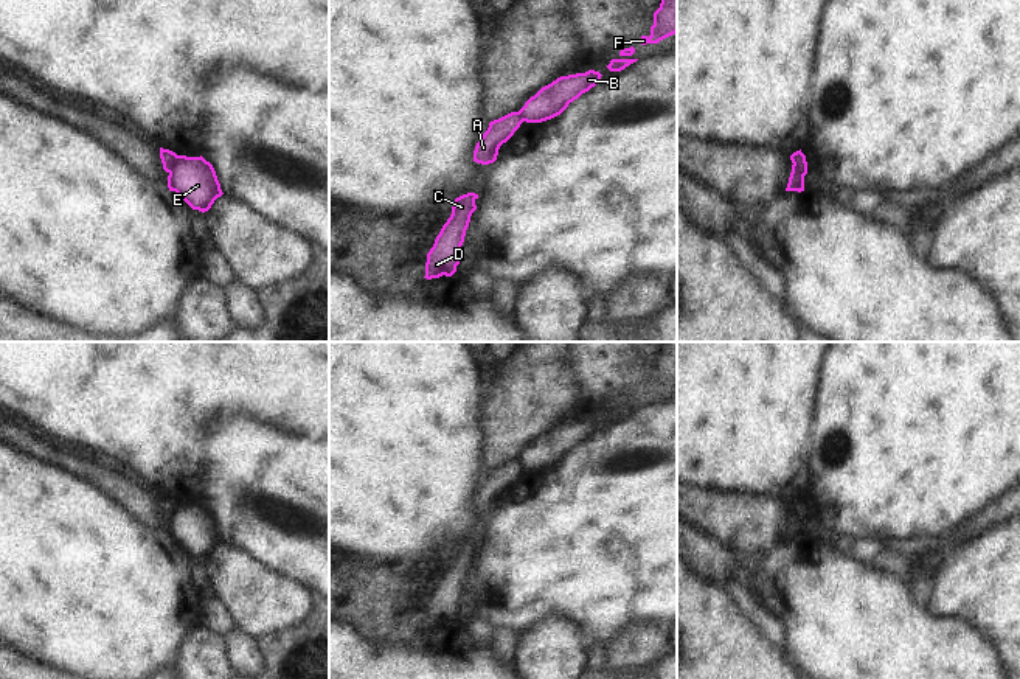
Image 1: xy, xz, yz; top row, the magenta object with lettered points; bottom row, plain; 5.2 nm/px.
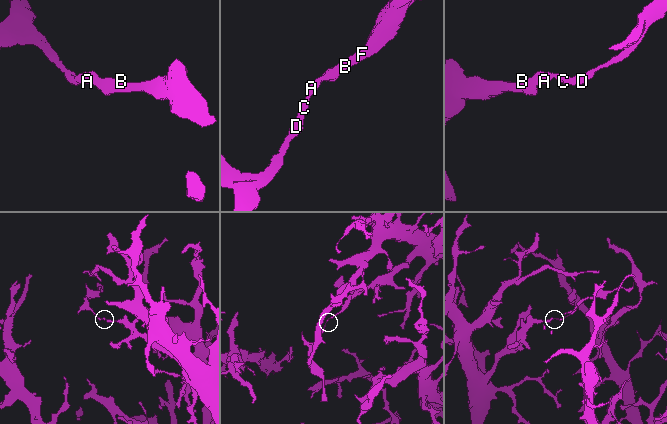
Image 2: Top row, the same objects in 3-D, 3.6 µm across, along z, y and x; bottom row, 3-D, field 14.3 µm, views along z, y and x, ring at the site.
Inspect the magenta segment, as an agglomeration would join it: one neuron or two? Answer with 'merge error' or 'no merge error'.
merge error

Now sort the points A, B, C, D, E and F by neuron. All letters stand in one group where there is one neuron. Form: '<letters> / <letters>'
A C D / B E F

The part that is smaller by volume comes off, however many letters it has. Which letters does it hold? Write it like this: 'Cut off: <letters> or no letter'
Cut off: A, C, D

